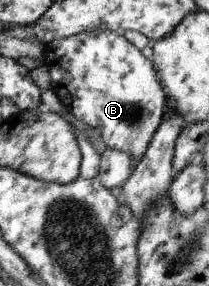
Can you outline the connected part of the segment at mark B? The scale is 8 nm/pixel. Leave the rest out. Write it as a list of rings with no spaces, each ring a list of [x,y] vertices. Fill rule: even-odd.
[[[111,30],[82,31],[47,44],[43,65],[49,70],[50,90],[59,98],[61,106],[75,117],[100,133],[108,148],[130,153],[137,164],[152,143],[156,131],[167,112],[167,95],[152,63],[124,36]]]

